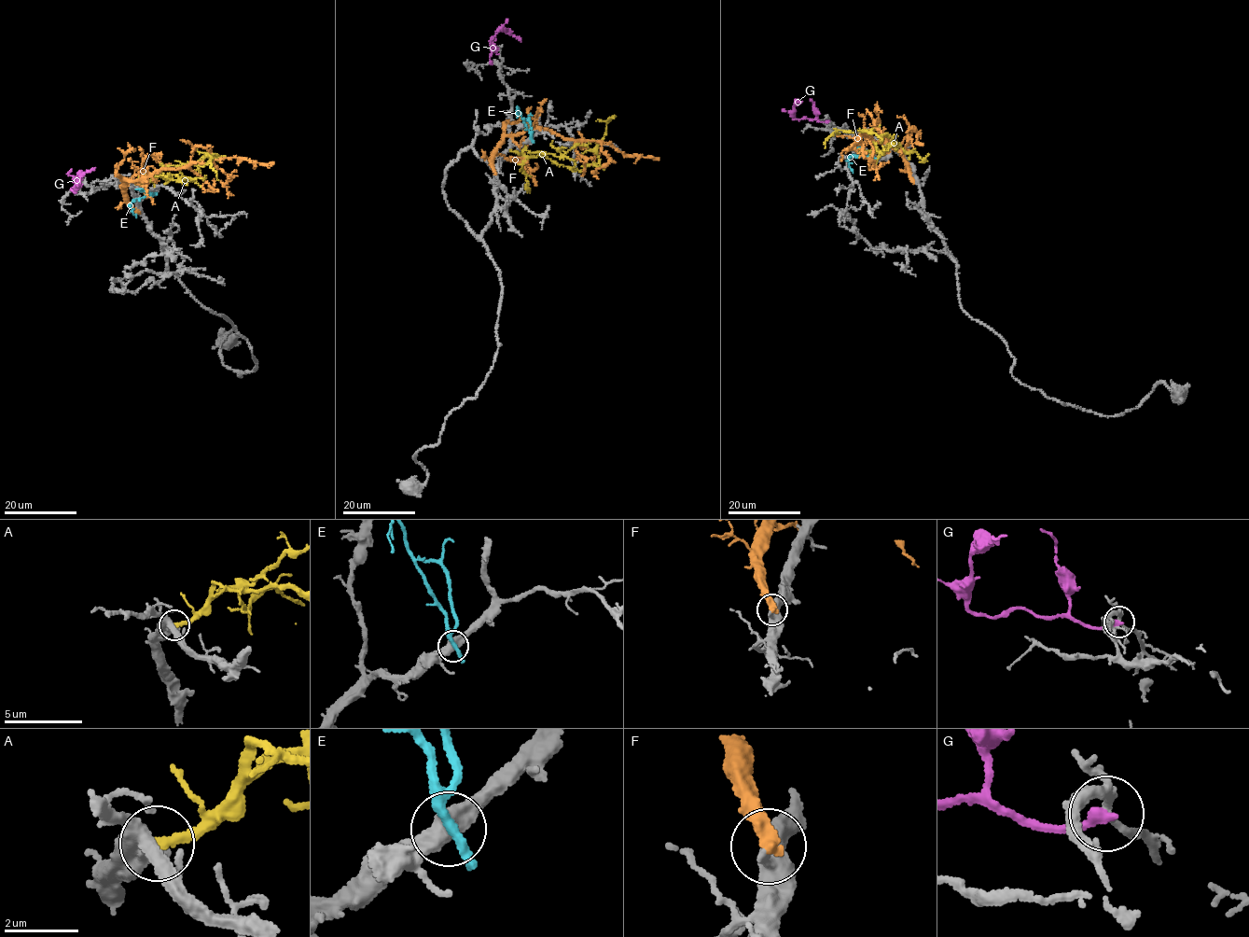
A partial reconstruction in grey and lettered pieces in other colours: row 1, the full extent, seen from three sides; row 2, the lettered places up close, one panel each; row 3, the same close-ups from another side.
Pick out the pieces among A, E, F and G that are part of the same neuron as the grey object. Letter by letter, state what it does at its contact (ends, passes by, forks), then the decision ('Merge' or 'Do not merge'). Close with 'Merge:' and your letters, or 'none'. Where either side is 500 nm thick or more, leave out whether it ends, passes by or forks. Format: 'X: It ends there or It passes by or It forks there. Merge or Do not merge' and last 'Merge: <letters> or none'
A: Merge
E: It passes by. Do not merge
F: It ends there. Do not merge
G: It ends there. Do not merge
Merge: A

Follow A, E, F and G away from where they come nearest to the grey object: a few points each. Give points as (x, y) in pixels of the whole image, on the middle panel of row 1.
A: (510, 150), (581, 170), (598, 162), (596, 146), (604, 134), (608, 120), (615, 116), (613, 118)
E: (532, 139), (516, 108), (517, 117)
F: (494, 174), (492, 163), (502, 139), (531, 128), (545, 128), (565, 138), (608, 143), (629, 156), (659, 159)
G: (491, 62), (490, 41), (499, 30), (508, 31), (520, 41)

